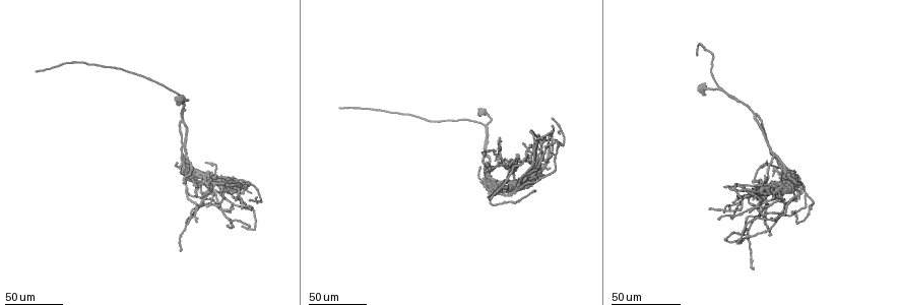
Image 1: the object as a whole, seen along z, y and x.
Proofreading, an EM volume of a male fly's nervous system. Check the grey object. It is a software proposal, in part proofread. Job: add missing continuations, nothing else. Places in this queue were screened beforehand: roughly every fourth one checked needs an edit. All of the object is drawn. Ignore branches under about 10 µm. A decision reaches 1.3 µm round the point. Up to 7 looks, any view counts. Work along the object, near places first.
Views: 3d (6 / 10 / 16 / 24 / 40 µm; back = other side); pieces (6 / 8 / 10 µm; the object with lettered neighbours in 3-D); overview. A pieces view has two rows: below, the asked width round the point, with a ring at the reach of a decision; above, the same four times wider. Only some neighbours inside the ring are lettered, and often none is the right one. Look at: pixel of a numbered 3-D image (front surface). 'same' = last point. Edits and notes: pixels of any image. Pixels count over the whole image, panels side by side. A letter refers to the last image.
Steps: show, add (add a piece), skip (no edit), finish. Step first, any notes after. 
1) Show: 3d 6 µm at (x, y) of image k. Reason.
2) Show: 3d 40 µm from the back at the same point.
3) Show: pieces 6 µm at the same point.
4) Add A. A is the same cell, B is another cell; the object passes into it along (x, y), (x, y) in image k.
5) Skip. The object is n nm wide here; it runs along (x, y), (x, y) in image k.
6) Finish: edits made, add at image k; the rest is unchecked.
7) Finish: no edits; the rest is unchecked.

Show: 3d 40 µm at (482, 155) of image 1. Long arm stops here.

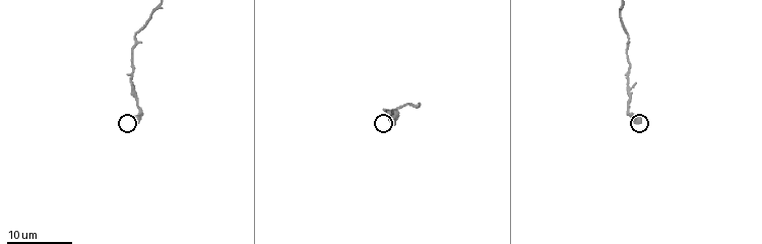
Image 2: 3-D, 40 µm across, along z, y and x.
Show: 3d 10 µm at (640, 122) of image 2.

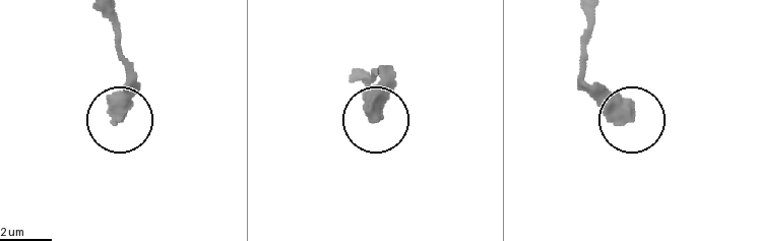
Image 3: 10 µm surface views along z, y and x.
Show: pieces 10 µm at (628, 118) of image 3. What lies round it.

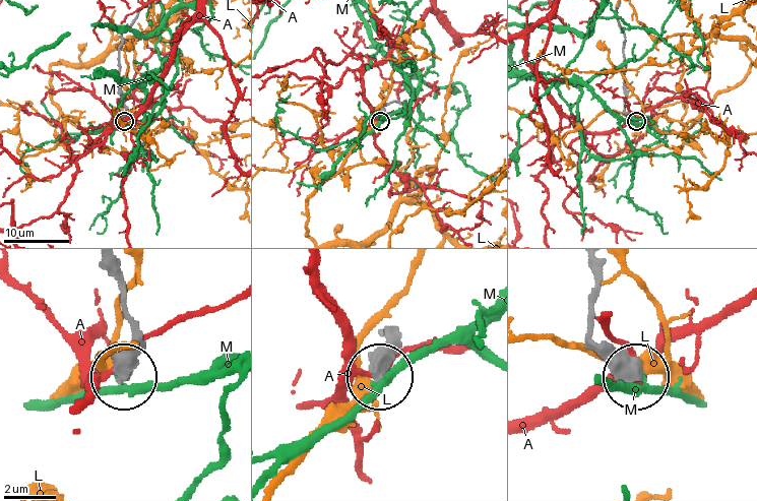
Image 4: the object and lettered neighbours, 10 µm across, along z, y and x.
Skip. A, L and M are other cells; it runs along (592, 270), (592, 335), (634, 373) in image 4; no lettered piece goes on from it.

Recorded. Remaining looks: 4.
Show: 3d 40 µm at (202, 193) of image 1. An open end.

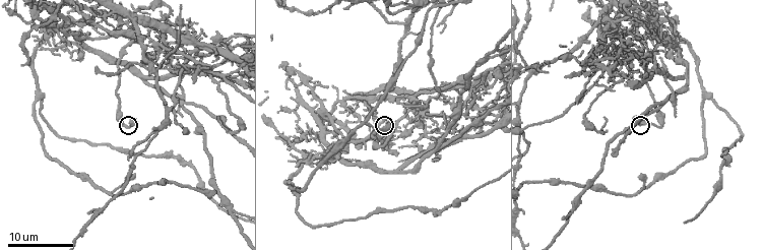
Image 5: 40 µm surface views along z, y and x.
Show: pieces 6 µm at (131, 123) of image 5. What lies round it.

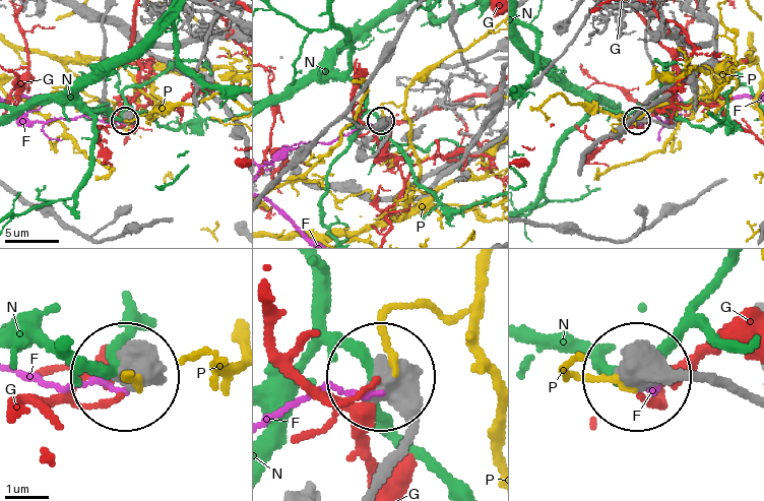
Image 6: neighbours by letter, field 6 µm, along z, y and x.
Skip. F, G, N and P are other cells; it runs along (372, 478), (408, 423), (380, 383) in image 6; none of them fits.

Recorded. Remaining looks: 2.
Show: 3d 24 µm at (37, 72) of image 1. Branch stops here.

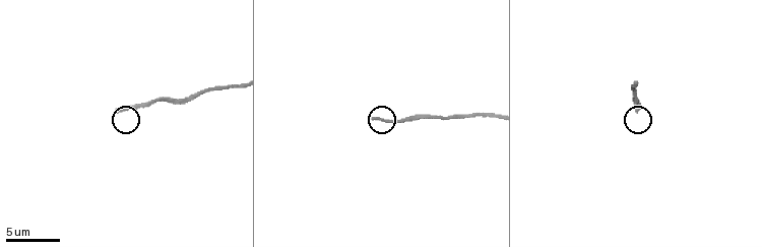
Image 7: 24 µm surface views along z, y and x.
Show: pieces 6 µm at (373, 120) of image 7. See the neighbours.

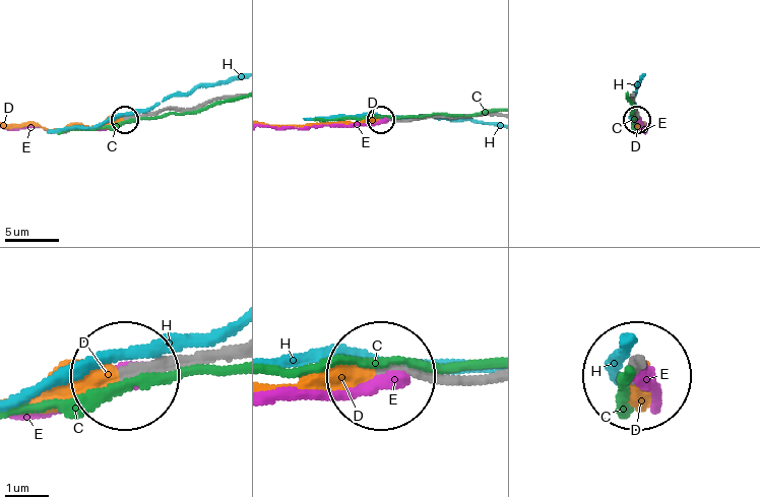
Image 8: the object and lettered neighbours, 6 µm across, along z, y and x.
Add D. D is the same cell, C, E and H are other cells; the object passes into it along (409, 119), (271, 124) in image 8; the neuron continues.

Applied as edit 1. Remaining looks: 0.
Finish: edits made, add at image 8; the rest is unchecked.

